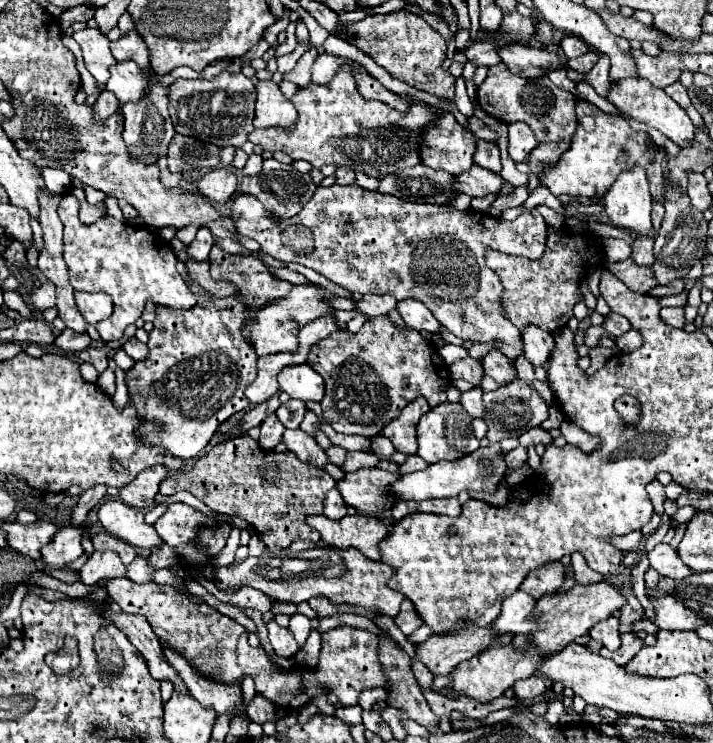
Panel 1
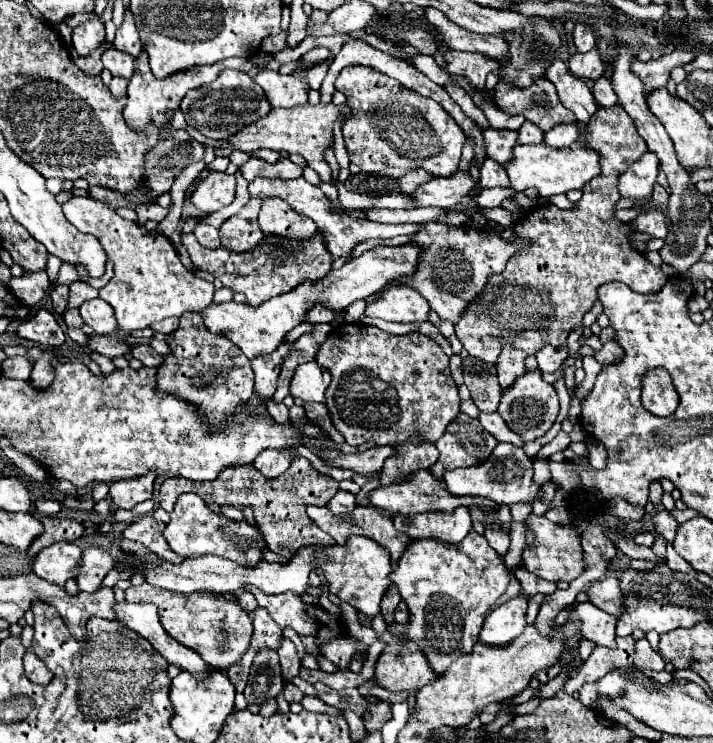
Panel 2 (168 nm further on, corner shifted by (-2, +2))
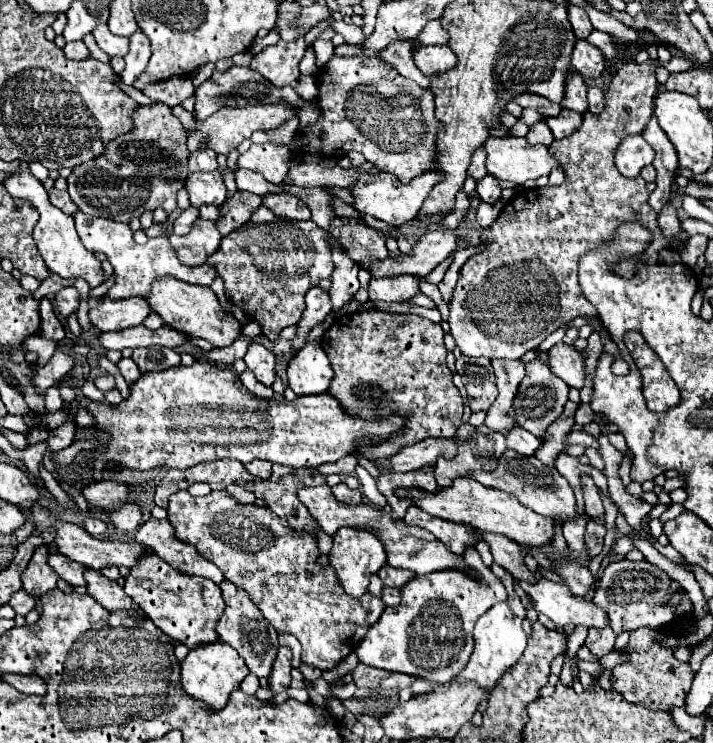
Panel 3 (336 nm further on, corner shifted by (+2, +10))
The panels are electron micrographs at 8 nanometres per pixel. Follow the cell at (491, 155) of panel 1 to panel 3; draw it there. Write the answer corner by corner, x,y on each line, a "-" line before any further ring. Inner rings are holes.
486,174
480,182
478,182
478,194
480,194
480,198
482,198
482,202
486,202
486,204
496,204
496,200
500,198
500,186
498,186
498,180
494,178
494,176
490,176
490,174

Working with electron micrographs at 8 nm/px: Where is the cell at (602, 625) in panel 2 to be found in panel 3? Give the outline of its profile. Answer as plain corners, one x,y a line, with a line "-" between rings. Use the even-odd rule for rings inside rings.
540,580
532,586
532,592
528,592
532,598
532,606
536,612
548,616
556,626
596,626
604,628
608,624
606,614
594,606
594,602
586,602
580,596
574,596
566,584

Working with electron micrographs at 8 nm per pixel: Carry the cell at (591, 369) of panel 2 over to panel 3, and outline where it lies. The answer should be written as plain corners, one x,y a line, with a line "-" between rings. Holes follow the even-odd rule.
580,404
580,406
578,406
578,410
576,410
576,424
586,426
586,424
590,424
590,422
592,422
592,418
594,418
592,408
590,408
590,406
586,406
586,404

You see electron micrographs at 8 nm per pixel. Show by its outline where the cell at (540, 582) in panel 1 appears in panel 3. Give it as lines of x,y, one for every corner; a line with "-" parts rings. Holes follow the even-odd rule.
474,532
474,534
480,536
490,546
494,562
500,564
506,572
510,572
516,580
524,580
530,584
536,582
534,574
526,568
526,564
522,560
520,546
514,540
510,540
502,534
490,534
490,532

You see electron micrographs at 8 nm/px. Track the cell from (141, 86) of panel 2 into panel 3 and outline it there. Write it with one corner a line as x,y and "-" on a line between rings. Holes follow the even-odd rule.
140,28
130,36
130,50
124,56
124,60
126,60
126,68
122,72
122,80
124,84
132,86
132,82
144,72
150,60
150,40

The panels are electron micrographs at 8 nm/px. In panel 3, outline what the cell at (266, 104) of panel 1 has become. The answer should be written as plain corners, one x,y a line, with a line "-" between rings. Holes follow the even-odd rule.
280,40
274,46
266,46
258,56
254,56
250,68
256,70
256,72
260,72
274,86
296,86
298,84
298,76
300,76
298,74
298,64
300,64
300,60
302,60
302,56
306,52
306,46
308,44
302,42
302,40
296,40
296,42
284,42
284,40

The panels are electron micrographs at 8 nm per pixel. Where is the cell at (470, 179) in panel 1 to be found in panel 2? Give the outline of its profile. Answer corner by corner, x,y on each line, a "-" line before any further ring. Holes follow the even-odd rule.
460,170
446,178
434,178
414,192
418,206
438,206
438,208
458,208
470,190
478,188
478,180
468,172

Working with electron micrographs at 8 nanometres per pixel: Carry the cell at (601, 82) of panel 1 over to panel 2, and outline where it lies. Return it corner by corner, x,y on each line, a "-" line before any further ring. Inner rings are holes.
600,76
598,80
594,80
594,86
592,86
592,94
596,98
596,102
604,108
612,108
616,106
616,96
614,96
614,90
610,86
610,80
606,76

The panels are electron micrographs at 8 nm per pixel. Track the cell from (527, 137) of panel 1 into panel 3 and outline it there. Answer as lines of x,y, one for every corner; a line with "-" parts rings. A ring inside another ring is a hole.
538,122
538,124
530,126
530,132
528,132
526,140
528,140
530,144
544,144
544,146
550,146
550,144
554,142
554,136
552,136
552,132
550,132
550,128
548,128
546,122

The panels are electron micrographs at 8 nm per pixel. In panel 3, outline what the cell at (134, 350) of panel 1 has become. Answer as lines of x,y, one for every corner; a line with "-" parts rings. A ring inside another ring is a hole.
134,348
132,360
136,362
140,372
152,372
152,370
166,370
180,366
180,354
170,348

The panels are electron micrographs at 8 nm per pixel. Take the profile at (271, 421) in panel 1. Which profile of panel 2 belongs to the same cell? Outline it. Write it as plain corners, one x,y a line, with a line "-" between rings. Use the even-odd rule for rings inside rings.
266,450
260,452
254,460
254,466
268,478
280,476
288,470
290,466
290,456
286,456
286,452
274,452
274,450

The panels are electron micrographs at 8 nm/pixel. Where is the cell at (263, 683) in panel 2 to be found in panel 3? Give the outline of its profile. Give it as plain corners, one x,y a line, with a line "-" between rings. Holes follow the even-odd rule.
224,580
220,584
222,588
222,594
224,594
224,602
226,602
226,610
224,614
220,616
218,624
216,624
216,632
218,632
218,638
226,644
230,644
244,660
246,660
246,666
250,668
252,674
256,674
258,678
266,678
272,670
272,664
274,664
274,658
276,658
276,652
278,652
278,634
276,630
264,620
262,612
256,608
256,604
248,598
248,594
230,584
228,580

